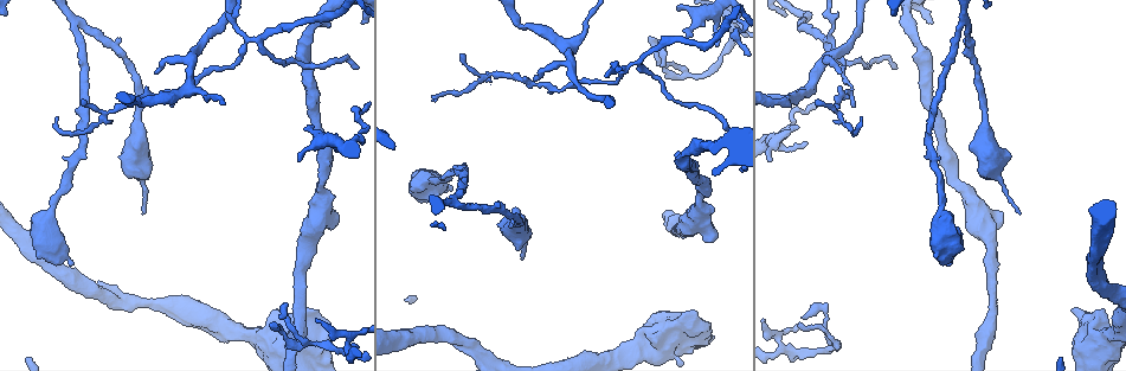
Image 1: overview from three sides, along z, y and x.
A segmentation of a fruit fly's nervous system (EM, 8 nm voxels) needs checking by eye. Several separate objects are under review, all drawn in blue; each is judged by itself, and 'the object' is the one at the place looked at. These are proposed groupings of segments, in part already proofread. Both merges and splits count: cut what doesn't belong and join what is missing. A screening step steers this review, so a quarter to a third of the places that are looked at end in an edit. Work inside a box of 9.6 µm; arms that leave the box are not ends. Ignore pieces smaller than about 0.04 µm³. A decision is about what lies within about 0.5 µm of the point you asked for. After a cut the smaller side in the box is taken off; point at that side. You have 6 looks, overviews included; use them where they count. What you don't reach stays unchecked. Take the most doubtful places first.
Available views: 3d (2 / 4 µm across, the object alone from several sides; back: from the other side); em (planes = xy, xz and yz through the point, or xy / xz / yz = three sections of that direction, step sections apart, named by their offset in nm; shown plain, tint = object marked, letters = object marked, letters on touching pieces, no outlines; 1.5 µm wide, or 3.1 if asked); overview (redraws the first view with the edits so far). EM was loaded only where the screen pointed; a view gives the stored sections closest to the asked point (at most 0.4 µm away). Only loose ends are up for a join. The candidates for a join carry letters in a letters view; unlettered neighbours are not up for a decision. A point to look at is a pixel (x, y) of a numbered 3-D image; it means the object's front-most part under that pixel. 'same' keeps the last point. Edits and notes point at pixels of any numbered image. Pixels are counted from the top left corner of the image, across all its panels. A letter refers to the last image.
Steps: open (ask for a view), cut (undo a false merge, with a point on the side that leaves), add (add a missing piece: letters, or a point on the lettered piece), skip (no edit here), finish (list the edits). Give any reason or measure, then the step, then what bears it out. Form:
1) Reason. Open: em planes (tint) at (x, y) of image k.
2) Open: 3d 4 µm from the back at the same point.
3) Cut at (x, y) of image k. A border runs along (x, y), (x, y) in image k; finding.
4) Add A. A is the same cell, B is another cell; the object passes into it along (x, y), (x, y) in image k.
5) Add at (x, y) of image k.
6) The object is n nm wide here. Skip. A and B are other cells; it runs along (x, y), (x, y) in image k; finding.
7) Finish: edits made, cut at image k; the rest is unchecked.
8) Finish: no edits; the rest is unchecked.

Free end. Open: 3d 2 µm at (797, 124) of image 1.

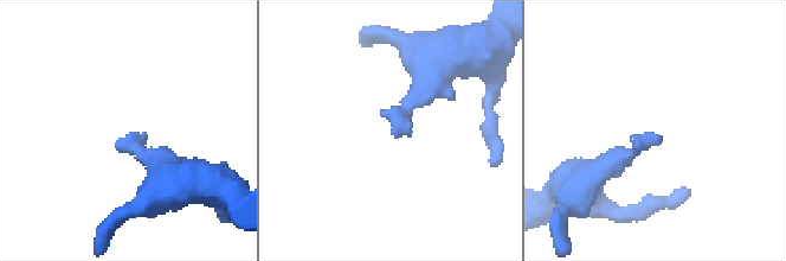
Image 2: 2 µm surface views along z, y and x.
Need the tissue. Open: em xy step 8 (tint) at (654, 138) of image 2.

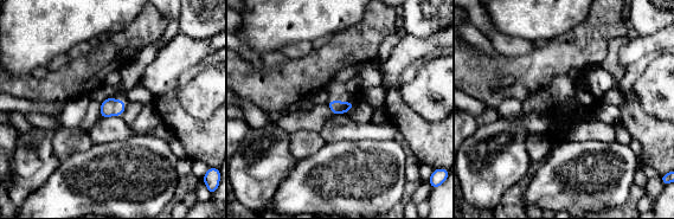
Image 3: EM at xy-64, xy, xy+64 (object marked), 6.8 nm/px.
Another direction. Open: em planes (letters) at the same point.

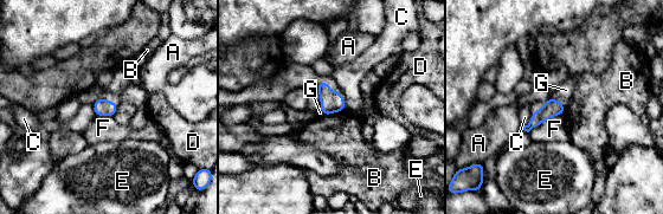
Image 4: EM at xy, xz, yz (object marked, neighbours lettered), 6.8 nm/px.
Add at (566, 90) of image 4. G is the same cell, A, B, C, D, E and F are other cells; the object passes into it along (552, 108), (560, 103), (566, 90) in image 4; it goes on there.

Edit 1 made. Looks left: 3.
See it whole again. Open: overview.

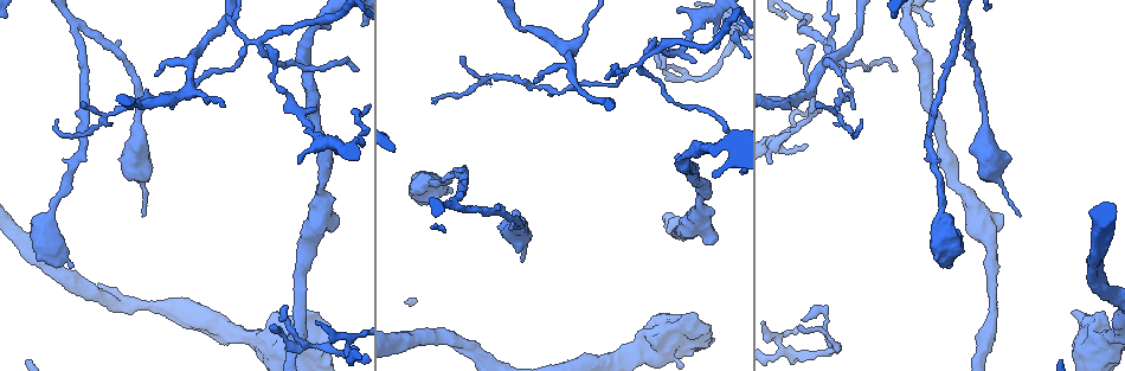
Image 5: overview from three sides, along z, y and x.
Long arm stops here. Open: em planes (letters) at (893, 70) of image 5.

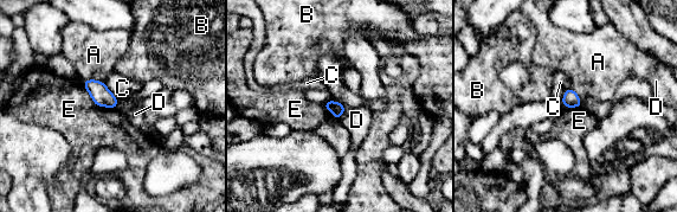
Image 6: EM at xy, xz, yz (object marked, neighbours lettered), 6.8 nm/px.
The object is 90 nm wide here. Skip. A, B, C, D and E are other cells; a border runs along (82, 85), (97, 106), (115, 108) in image 6; no lettered piece goes on from it.

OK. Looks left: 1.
Finish: edits made, add at image 4; the rest is unchecked.

